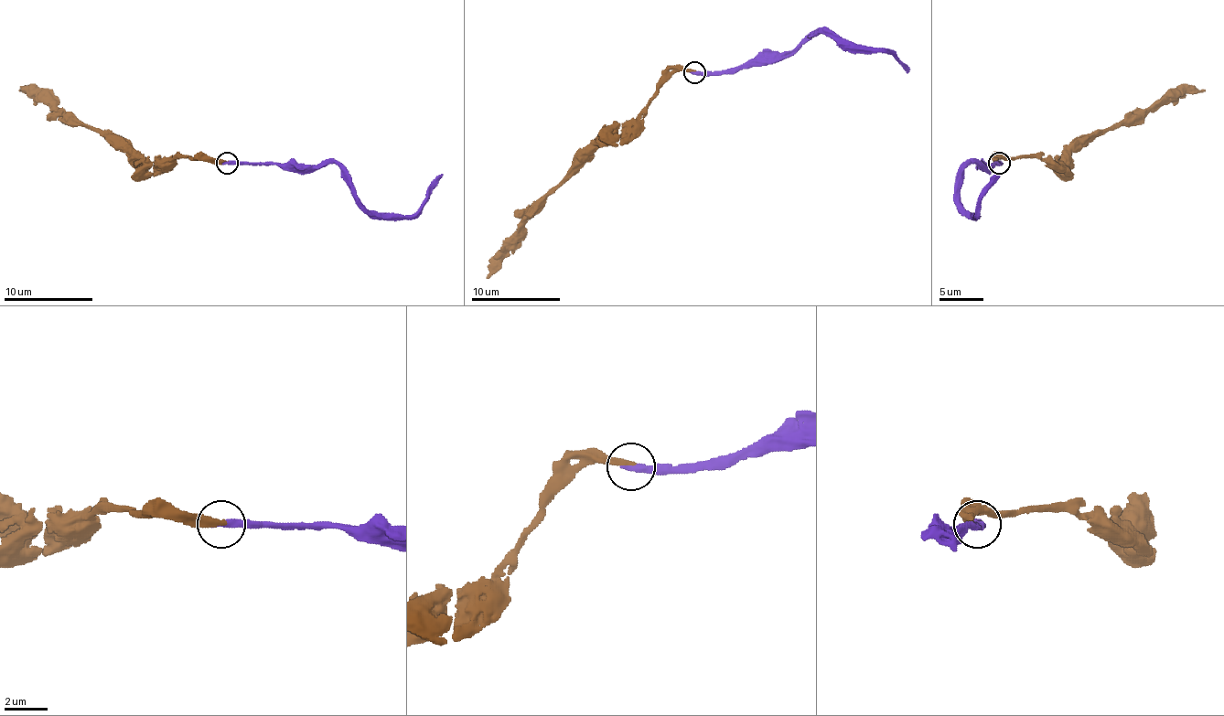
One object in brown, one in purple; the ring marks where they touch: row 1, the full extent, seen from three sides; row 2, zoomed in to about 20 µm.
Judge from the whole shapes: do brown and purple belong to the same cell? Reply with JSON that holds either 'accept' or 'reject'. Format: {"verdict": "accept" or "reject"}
{"verdict": "accept"}

